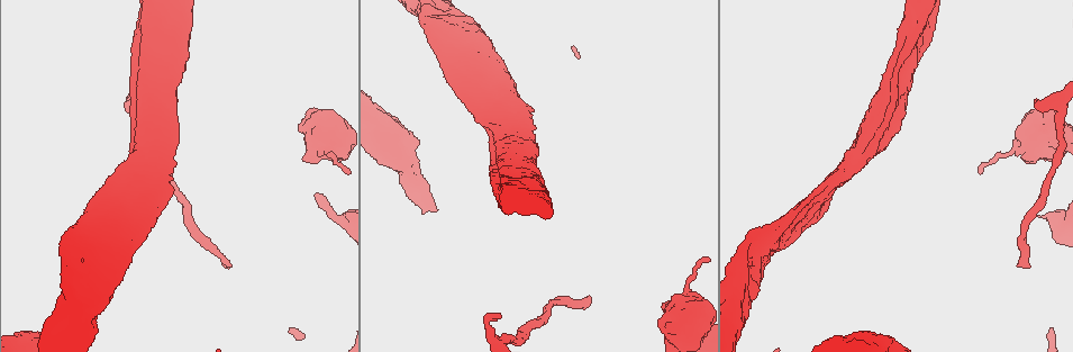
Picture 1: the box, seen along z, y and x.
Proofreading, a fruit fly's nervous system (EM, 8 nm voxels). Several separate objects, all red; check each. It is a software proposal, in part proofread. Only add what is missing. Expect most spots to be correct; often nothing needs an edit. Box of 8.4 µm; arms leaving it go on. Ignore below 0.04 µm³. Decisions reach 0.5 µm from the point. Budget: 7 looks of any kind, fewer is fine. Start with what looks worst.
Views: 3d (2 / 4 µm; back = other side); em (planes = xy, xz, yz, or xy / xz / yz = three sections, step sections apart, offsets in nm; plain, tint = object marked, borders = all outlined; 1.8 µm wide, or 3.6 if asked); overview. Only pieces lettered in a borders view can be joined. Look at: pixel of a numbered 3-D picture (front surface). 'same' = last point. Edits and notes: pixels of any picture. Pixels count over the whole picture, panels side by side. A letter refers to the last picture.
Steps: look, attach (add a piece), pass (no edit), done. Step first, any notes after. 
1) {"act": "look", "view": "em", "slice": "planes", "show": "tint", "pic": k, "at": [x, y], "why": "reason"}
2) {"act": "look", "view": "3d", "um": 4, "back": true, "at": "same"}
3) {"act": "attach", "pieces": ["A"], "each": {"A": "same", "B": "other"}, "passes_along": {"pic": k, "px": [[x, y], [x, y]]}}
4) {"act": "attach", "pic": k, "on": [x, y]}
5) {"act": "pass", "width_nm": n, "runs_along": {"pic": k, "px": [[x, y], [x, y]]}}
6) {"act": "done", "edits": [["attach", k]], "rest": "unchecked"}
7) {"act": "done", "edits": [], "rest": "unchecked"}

{"act": "look", "view": "3d", "um": 2, "pic": 1, "at": [1030, 267], "why": "end of a long branch"}

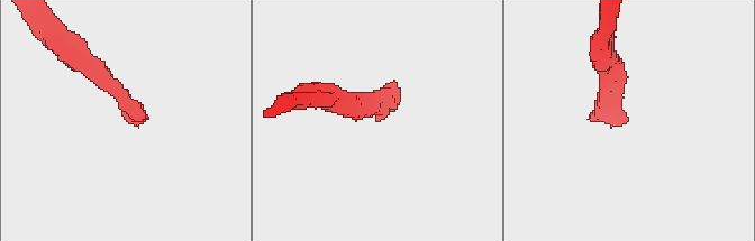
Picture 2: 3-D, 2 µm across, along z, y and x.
{"act": "look", "view": "em", "slice": "planes", "show": "borders", "pic": 2, "at": [385, 114], "why": "need the tissue"}

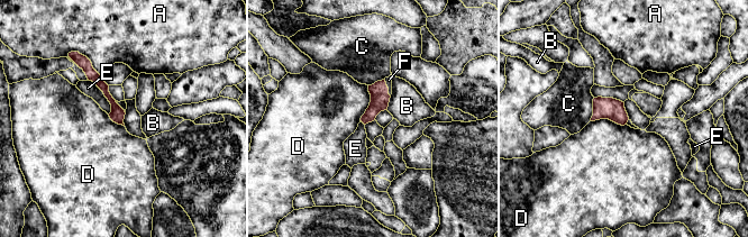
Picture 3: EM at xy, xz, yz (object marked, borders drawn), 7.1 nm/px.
{"act": "attach", "pieces": ["F"], "each": {"A": "other", "B": "other", "C": "other", "D": "other", "E": "other", "F": "same"}, "found": "the neuron continues"}

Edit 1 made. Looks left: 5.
{"act": "look", "view": "em", "um": 3.6, "slice": "planes", "show": "tint", "pic": 1, "at": [498, 314], "why": "free end"}

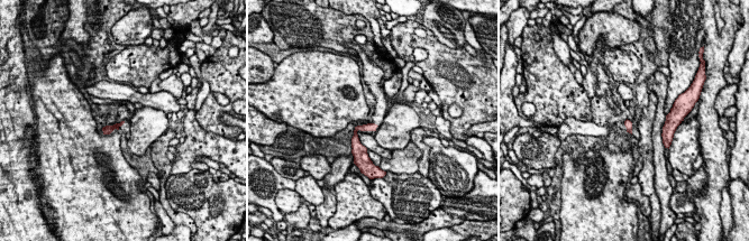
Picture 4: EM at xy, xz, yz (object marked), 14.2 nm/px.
{"act": "look", "view": "em", "um": 3.6, "slice": "planes", "show": "borders", "at": "same"}

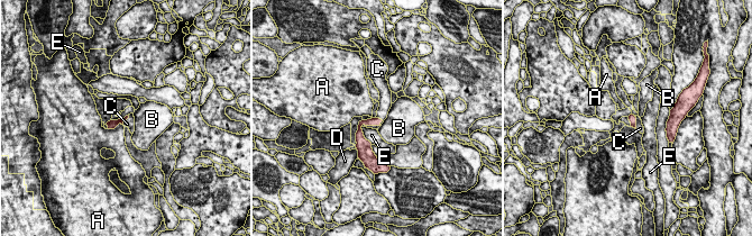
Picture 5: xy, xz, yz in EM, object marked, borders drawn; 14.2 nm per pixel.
{"act": "attach", "pieces": ["C"], "each": {"A": "other", "B": "other", "C": "same", "D": "other", "E": "other"}, "found": "the neuron continues"}

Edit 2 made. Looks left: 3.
{"act": "look", "view": "overview"}

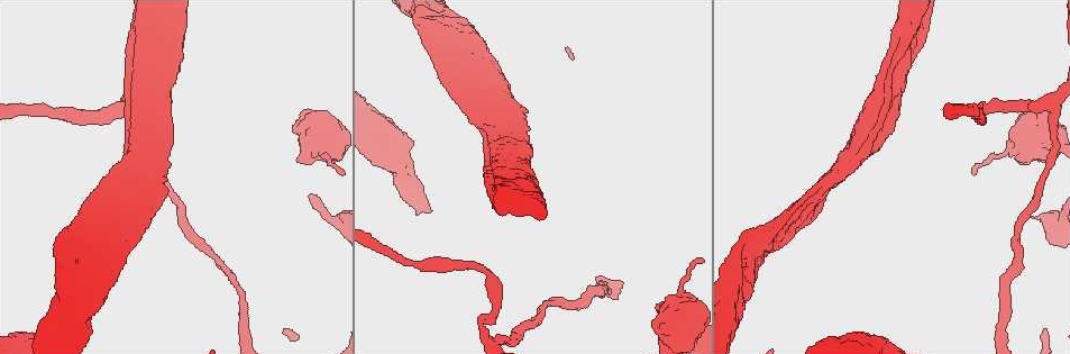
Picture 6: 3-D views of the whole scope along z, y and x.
{"act": "look", "view": "3d", "um": 4, "pic": 6, "at": [68, 274], "why": "sudden change in width"}

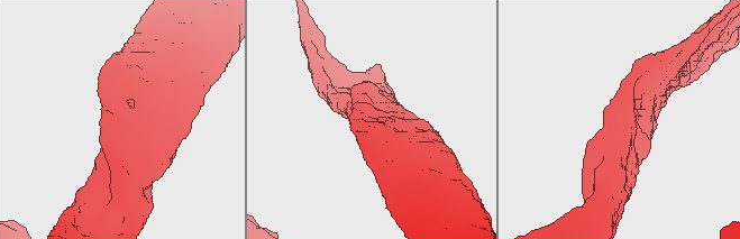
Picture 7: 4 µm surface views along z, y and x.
{"act": "look", "view": "em", "slice": "planes", "show": "borders", "pic": 7, "at": [371, 123], "why": "shape alone is not enough"}

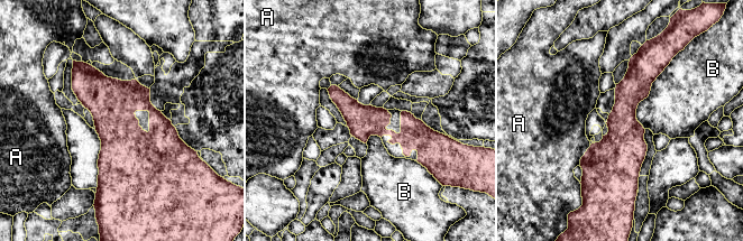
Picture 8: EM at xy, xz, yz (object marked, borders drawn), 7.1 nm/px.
{"act": "pass", "each": {"A": "other", "B": "other"}, "runs_along": {"pic": 8, "px": [[639, 55], [616, 187]]}, "found": "no lettered piece goes on from it"}

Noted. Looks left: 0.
{"act": "done", "edits": [["attach", 3], ["attach", 5]], "rest": "unchecked"}

